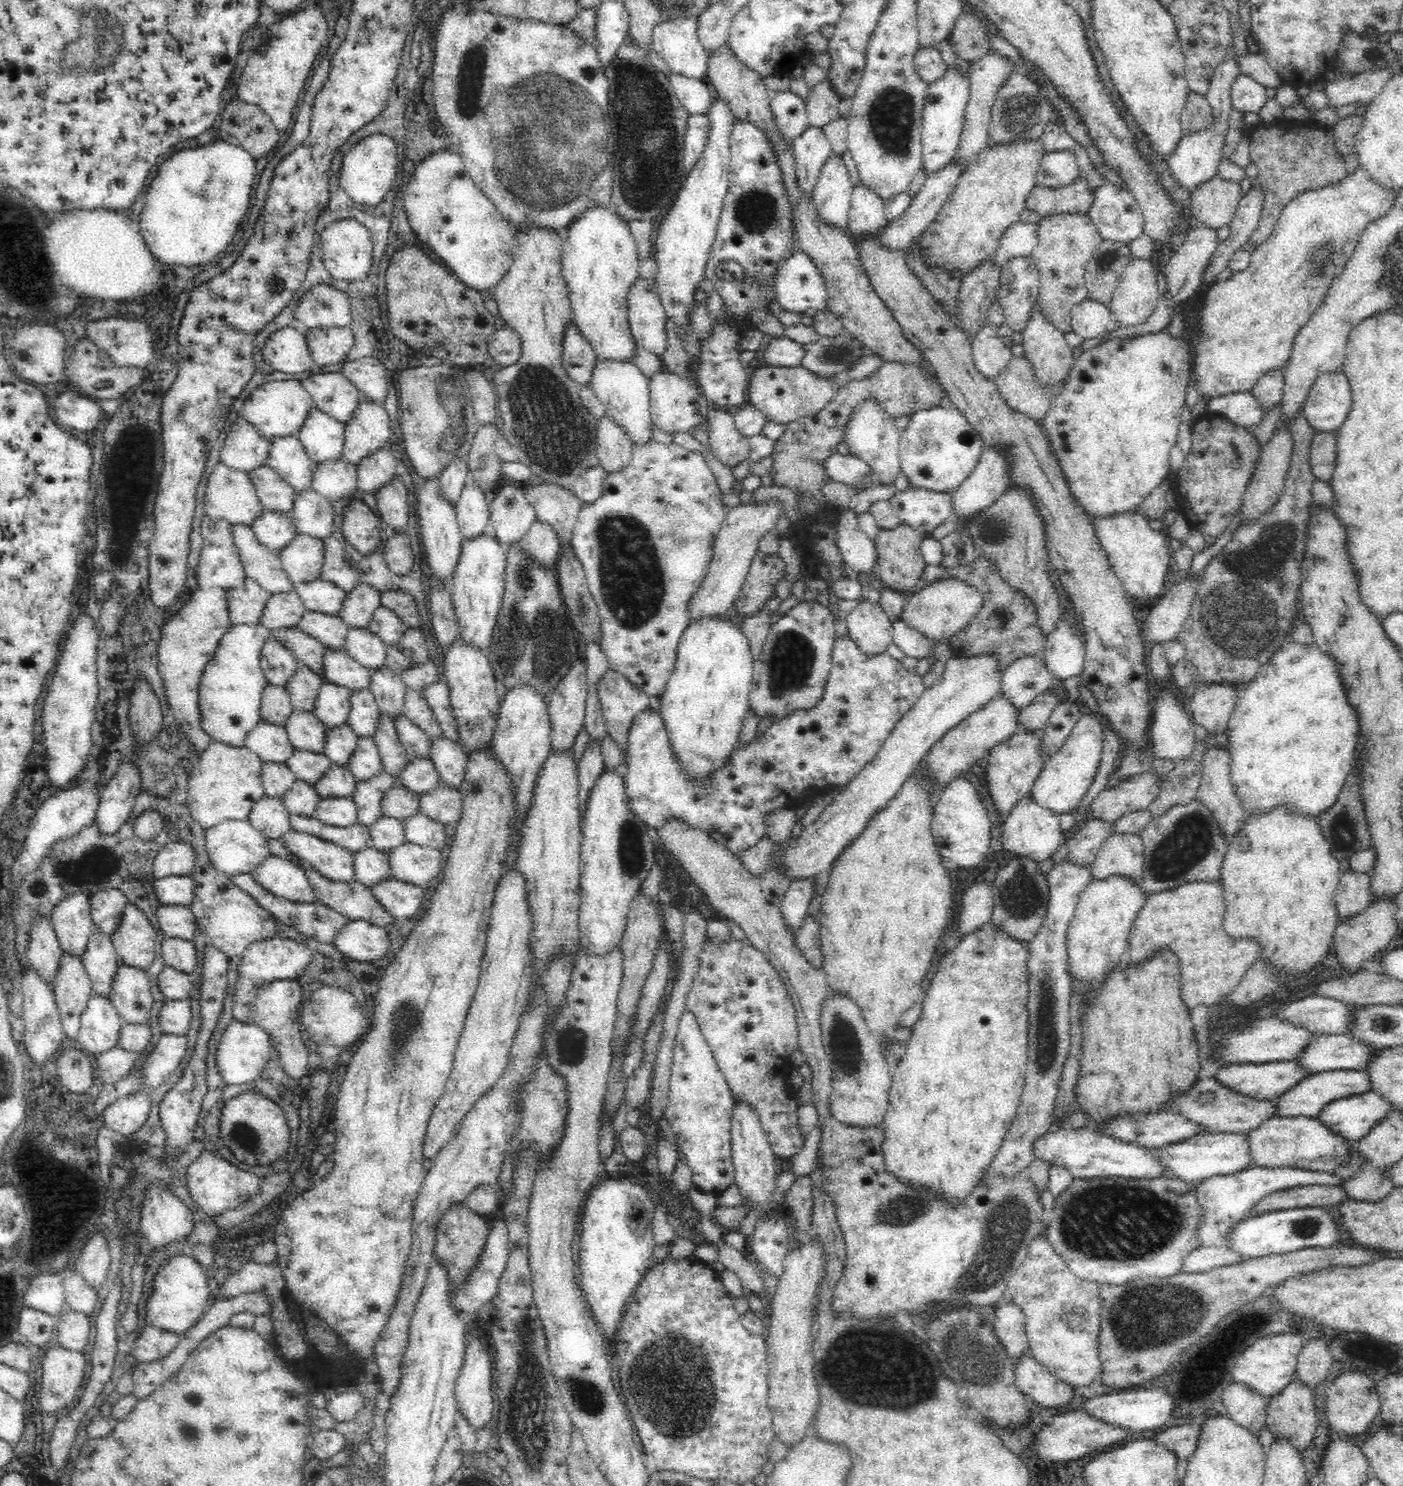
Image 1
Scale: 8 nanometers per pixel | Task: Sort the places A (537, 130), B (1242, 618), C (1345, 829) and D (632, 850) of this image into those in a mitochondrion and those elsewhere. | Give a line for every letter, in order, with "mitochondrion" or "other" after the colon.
A: mitochondrion
B: mitochondrion
C: mitochondrion
D: mitochondrion

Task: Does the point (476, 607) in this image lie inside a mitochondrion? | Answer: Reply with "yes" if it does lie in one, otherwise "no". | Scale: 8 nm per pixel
no

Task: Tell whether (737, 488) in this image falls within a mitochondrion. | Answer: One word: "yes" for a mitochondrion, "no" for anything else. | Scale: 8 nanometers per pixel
no

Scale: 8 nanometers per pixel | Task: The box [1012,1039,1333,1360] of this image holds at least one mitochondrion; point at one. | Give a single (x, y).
(1108, 1221)

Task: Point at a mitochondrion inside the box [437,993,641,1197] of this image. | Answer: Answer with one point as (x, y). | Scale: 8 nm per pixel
(572, 1049)

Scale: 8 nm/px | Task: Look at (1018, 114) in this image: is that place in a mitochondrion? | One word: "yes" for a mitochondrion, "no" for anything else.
yes

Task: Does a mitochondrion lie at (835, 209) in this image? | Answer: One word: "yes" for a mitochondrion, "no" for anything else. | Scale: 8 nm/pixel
no

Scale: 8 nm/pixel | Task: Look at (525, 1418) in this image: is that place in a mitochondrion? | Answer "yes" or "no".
yes

